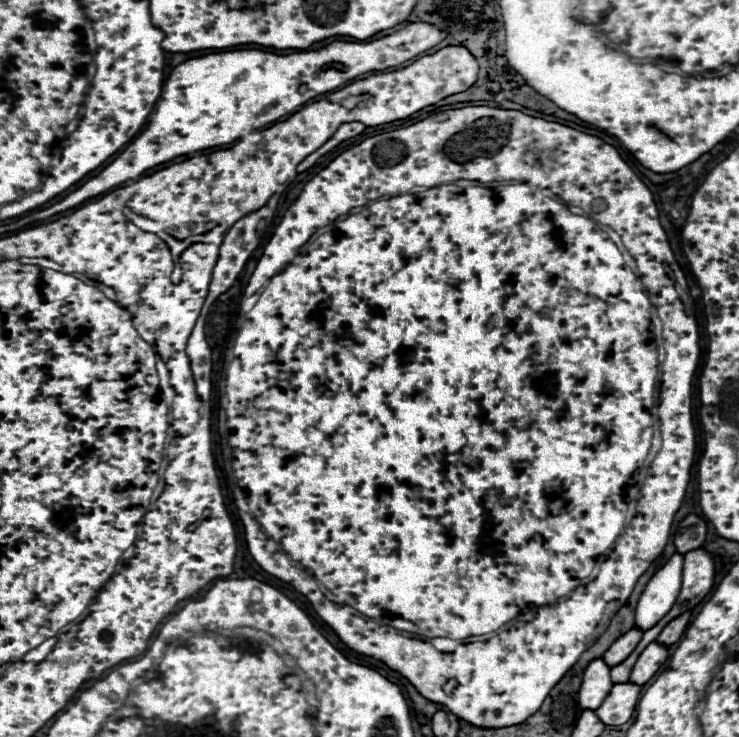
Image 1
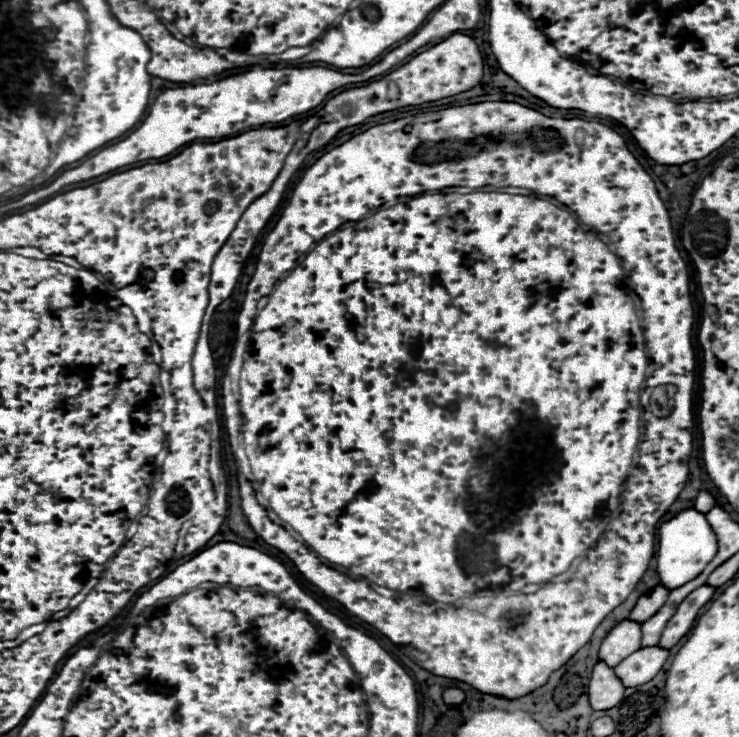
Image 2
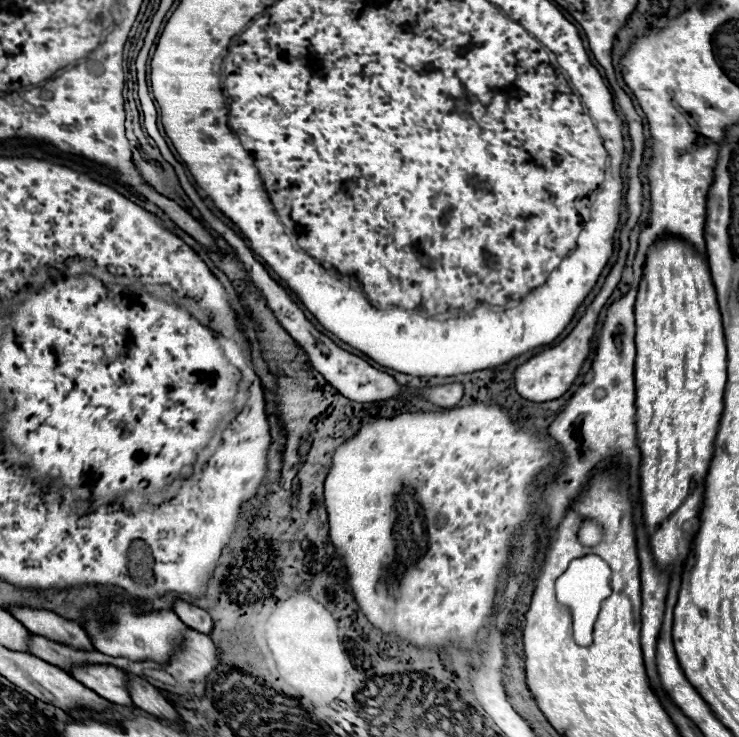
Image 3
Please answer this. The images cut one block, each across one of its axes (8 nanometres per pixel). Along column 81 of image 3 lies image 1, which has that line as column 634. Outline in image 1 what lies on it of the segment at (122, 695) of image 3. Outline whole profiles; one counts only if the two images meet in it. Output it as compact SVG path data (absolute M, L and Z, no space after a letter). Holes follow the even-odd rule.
M658 642L648 644L648 648L644 648L644 652L640 654L638 662L630 672L630 682L646 684L666 662L666 658L668 658L668 648L664 644L658 644Z

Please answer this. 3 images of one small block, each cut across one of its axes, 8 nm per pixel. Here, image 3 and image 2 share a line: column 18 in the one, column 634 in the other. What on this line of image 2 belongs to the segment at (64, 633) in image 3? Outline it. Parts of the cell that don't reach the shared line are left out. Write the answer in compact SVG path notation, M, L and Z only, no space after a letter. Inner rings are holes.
M658 586L656 590L644 594L638 602L636 602L636 608L632 610L632 620L634 622L640 622L644 624L652 614L656 614L664 604L666 604L666 598L668 598L668 590L664 586Z

